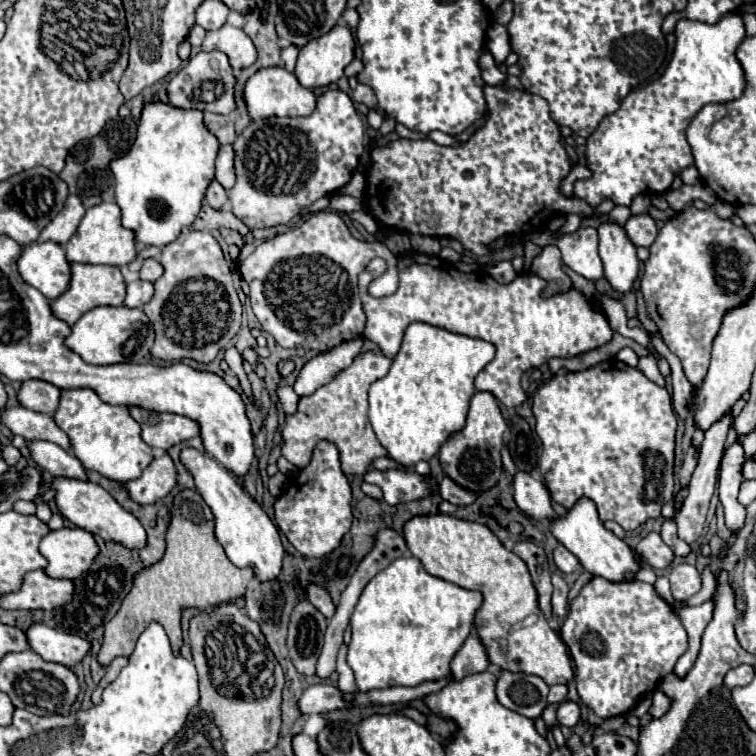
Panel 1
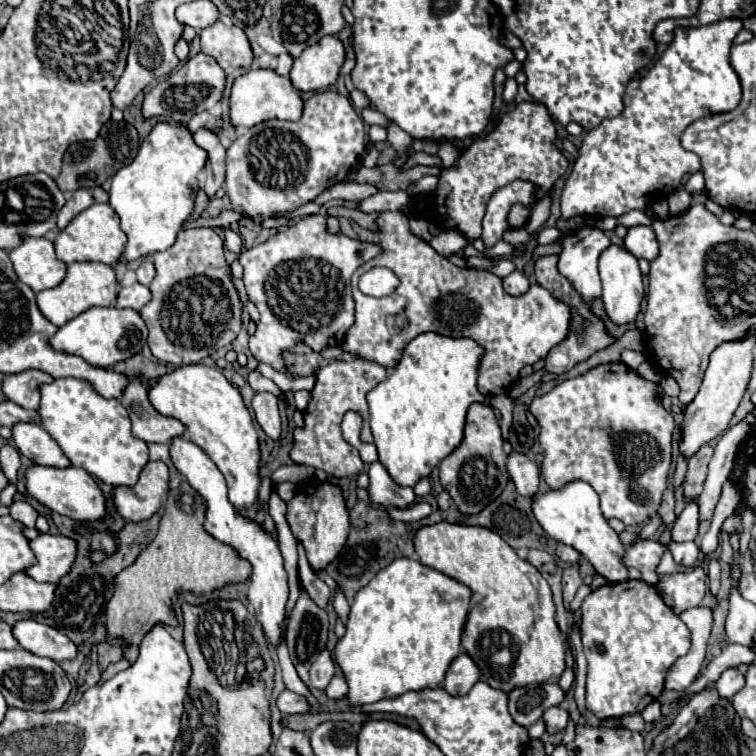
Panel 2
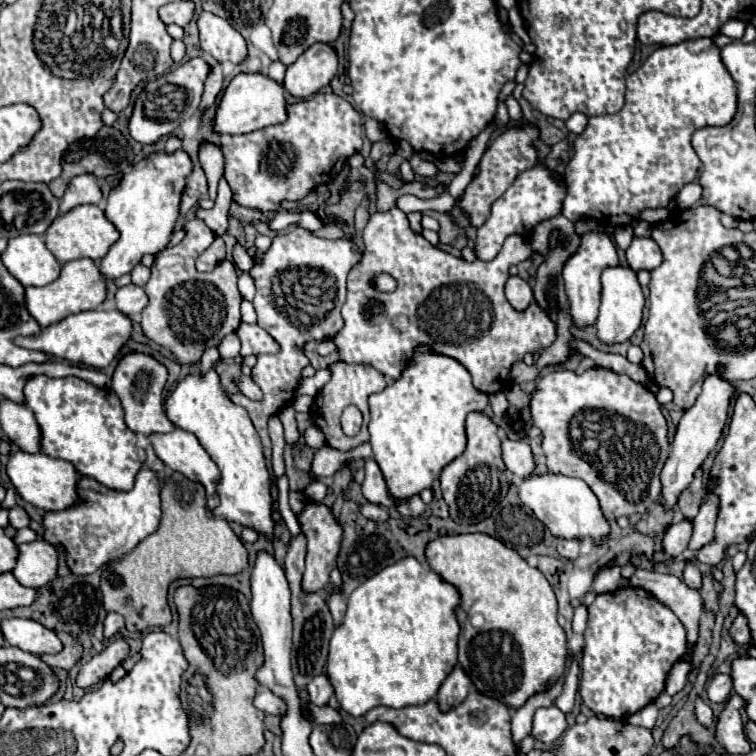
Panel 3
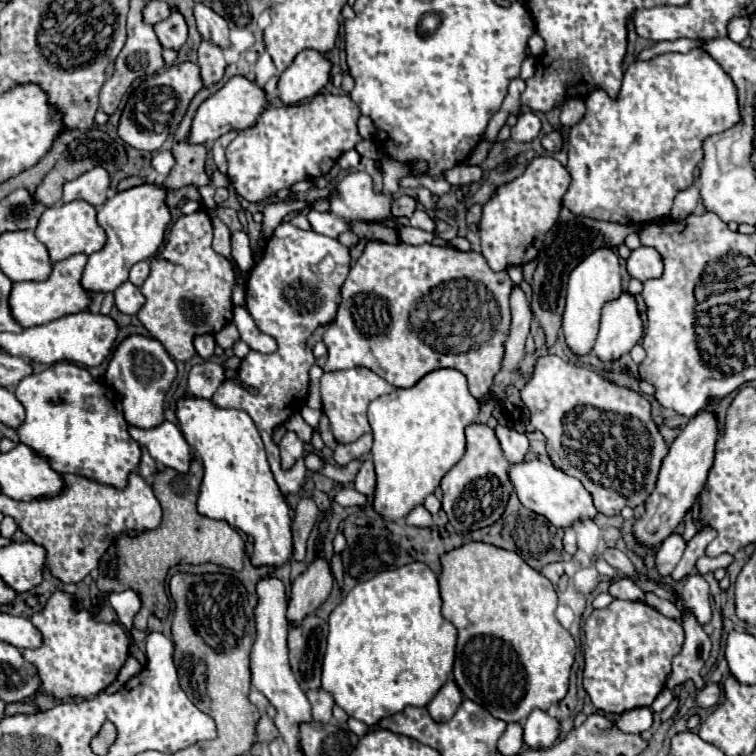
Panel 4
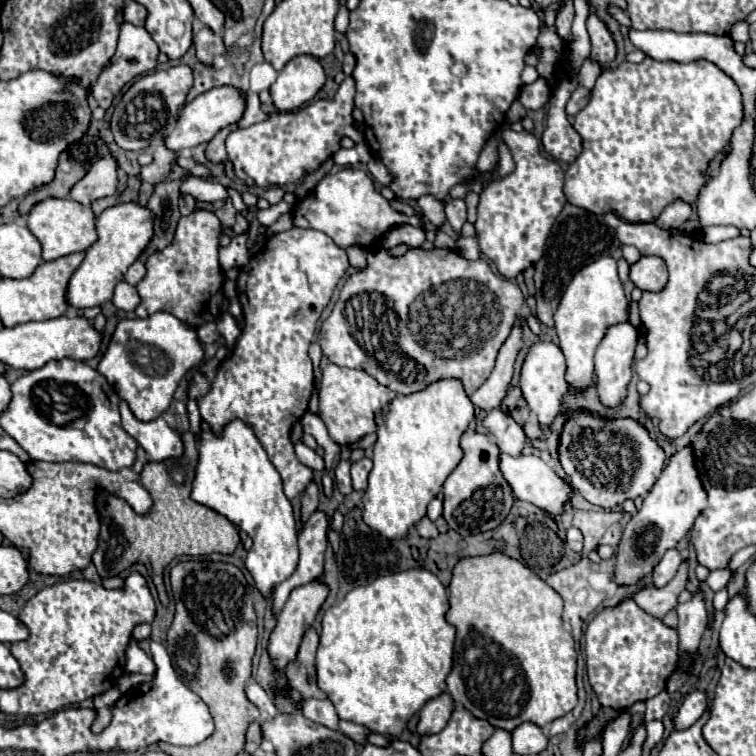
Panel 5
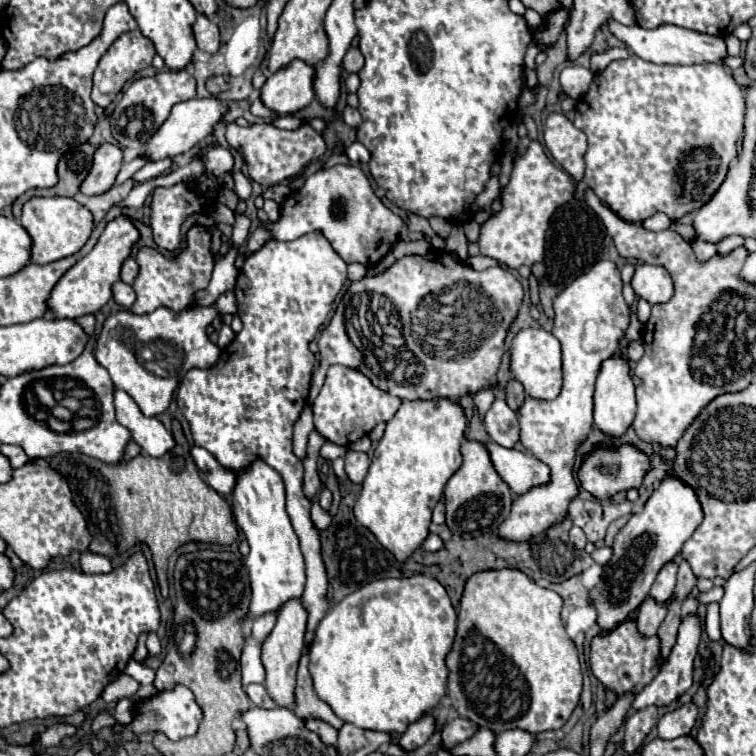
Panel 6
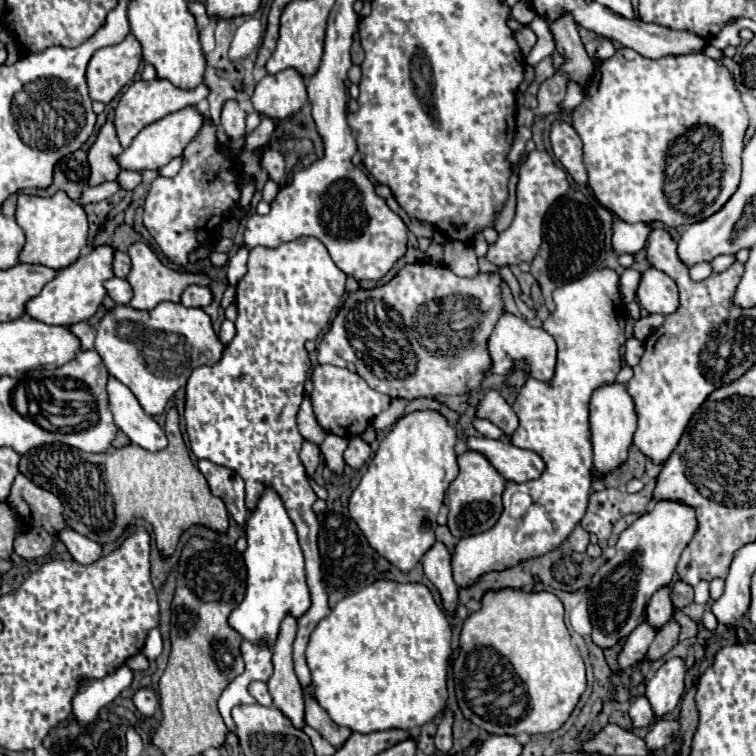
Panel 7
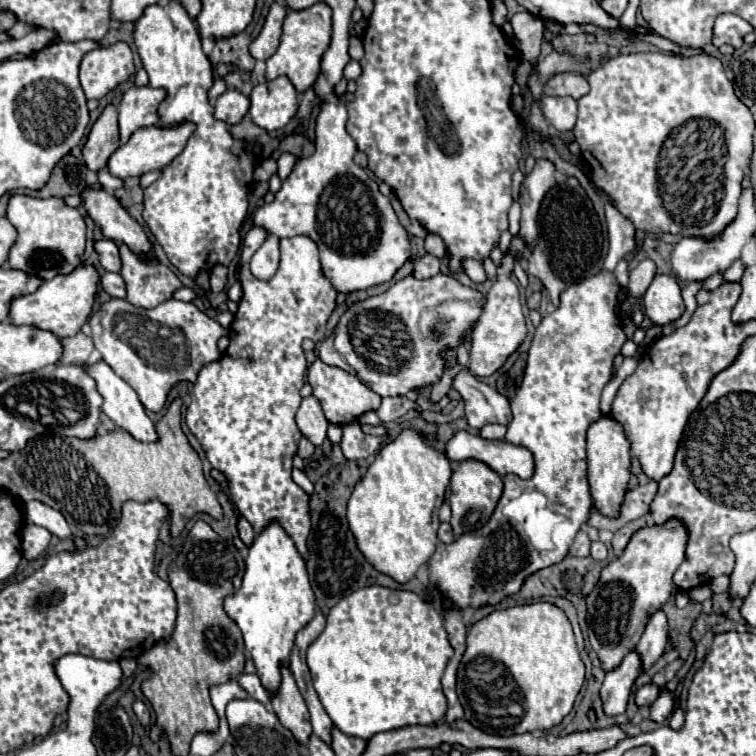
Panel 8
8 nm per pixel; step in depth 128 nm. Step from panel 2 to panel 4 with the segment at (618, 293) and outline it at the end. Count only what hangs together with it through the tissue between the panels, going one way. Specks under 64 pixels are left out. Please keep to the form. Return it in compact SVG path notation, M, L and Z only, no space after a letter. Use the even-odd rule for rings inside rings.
M622 292L618 300L612 300L602 310L600 334L594 344L594 354L600 362L620 360L642 338L642 320L636 308L634 296Z

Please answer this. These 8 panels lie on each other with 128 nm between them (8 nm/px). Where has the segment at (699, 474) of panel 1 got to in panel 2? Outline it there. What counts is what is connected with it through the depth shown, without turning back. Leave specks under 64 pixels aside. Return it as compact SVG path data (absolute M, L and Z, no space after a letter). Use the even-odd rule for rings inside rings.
M688 504L672 526L672 540L688 542L698 534L698 504Z

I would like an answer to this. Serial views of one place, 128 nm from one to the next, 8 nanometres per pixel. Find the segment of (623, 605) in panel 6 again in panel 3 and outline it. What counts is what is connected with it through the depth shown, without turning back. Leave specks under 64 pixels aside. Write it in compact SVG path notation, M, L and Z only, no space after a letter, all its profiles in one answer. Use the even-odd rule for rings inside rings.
M708 376L704 380L704 386L702 386L702 392L696 400L696 404L684 412L678 428L676 428L676 434L674 434L674 440L672 440L672 446L670 446L670 456L662 468L662 474L660 474L660 480L662 480L662 494L660 494L660 502L666 510L672 510L676 504L678 504L678 498L680 494L690 486L690 482L694 480L694 474L698 468L702 468L704 460L708 458L708 454L716 448L720 436L722 436L722 430L724 430L724 424L728 420L728 408L730 408L730 398L734 394L734 386L730 382L726 382L724 378L718 378L718 376Z

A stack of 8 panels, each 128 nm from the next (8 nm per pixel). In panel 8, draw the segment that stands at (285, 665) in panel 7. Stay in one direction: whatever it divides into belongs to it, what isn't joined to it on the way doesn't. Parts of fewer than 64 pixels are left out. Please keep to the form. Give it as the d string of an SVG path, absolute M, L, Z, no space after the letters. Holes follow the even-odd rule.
M282 668L282 686L278 694L274 694L272 704L278 720L296 736L296 740L300 740L302 746L306 746L312 734L310 714L288 668Z

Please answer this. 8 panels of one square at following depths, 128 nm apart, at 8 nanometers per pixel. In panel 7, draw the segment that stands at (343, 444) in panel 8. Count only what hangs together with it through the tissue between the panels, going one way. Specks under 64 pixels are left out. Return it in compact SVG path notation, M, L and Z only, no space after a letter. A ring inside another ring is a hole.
M354 436L352 440L348 440L348 448L344 452L344 462L348 466L358 470L360 466L364 466L368 456L370 456L370 444L368 442L364 442L360 436Z

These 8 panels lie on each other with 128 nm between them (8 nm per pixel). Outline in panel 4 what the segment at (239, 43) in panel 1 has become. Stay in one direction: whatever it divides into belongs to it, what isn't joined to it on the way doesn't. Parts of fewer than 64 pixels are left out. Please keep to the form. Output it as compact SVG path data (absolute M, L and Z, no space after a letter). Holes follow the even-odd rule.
M194 4L194 16L196 16L196 24L198 24L198 32L202 34L204 40L210 40L222 48L226 48L230 44L228 38L228 24L222 16L218 16L212 8L204 6L204 4Z

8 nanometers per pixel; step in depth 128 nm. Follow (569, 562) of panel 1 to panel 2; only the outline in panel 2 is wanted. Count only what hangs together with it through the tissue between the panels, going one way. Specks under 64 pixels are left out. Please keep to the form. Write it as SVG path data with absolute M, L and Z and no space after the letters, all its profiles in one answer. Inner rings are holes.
M558 544L558 546L556 546L556 554L558 554L560 560L570 562L570 564L576 564L578 558L580 558L580 552L574 550L572 546L566 546L566 544Z

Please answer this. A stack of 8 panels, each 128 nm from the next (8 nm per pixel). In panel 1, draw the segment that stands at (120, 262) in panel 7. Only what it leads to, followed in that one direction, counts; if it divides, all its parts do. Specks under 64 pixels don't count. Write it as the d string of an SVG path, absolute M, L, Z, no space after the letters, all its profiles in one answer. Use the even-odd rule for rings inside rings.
M150 258L150 260L146 260L144 264L142 264L142 268L140 268L140 278L142 280L148 280L148 282L156 282L160 276L162 276L162 266L158 264L158 260L154 260L154 258Z

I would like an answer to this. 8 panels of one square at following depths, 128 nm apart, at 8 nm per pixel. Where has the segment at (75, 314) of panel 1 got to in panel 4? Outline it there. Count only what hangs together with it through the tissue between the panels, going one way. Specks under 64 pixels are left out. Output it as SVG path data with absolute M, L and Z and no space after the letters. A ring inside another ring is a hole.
M74 254L66 260L54 262L52 272L44 282L14 282L10 298L8 298L12 318L22 328L30 328L30 326L48 324L56 318L86 310L88 304L90 304L90 294L80 286L80 276L84 272L87 260L86 254Z

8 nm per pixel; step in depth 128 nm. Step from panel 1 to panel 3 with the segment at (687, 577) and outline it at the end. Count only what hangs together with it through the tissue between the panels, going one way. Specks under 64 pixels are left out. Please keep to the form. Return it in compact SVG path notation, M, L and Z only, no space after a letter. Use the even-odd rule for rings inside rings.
M636 568L636 572L630 576L630 584L634 588L642 588L650 592L658 602L668 606L684 624L686 628L686 654L682 660L688 660L690 654L696 650L698 644L698 624L702 614L702 598L700 592L694 588L688 588L680 578L672 574L660 574L660 572L648 572L644 568Z

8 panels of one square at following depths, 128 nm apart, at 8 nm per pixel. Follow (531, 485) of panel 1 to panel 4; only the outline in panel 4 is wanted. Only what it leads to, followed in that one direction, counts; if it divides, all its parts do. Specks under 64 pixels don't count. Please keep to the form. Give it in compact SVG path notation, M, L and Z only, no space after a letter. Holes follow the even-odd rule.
M500 424L494 430L496 430L496 436L498 436L500 444L502 444L506 460L510 464L522 462L526 452L528 452L528 438L526 438L526 434L516 432L516 430L508 428L508 426L500 426Z

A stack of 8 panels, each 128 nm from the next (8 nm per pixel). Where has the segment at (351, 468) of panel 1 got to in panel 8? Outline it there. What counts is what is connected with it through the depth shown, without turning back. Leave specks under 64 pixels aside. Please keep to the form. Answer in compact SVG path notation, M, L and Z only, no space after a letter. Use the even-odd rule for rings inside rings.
M318 358L308 368L308 382L312 386L312 394L320 400L328 422L346 424L346 422L360 418L368 410L378 410L378 406L380 406L380 396L376 392L372 392L366 384L362 384L354 374L348 374L346 370L336 368L336 366L328 366Z

